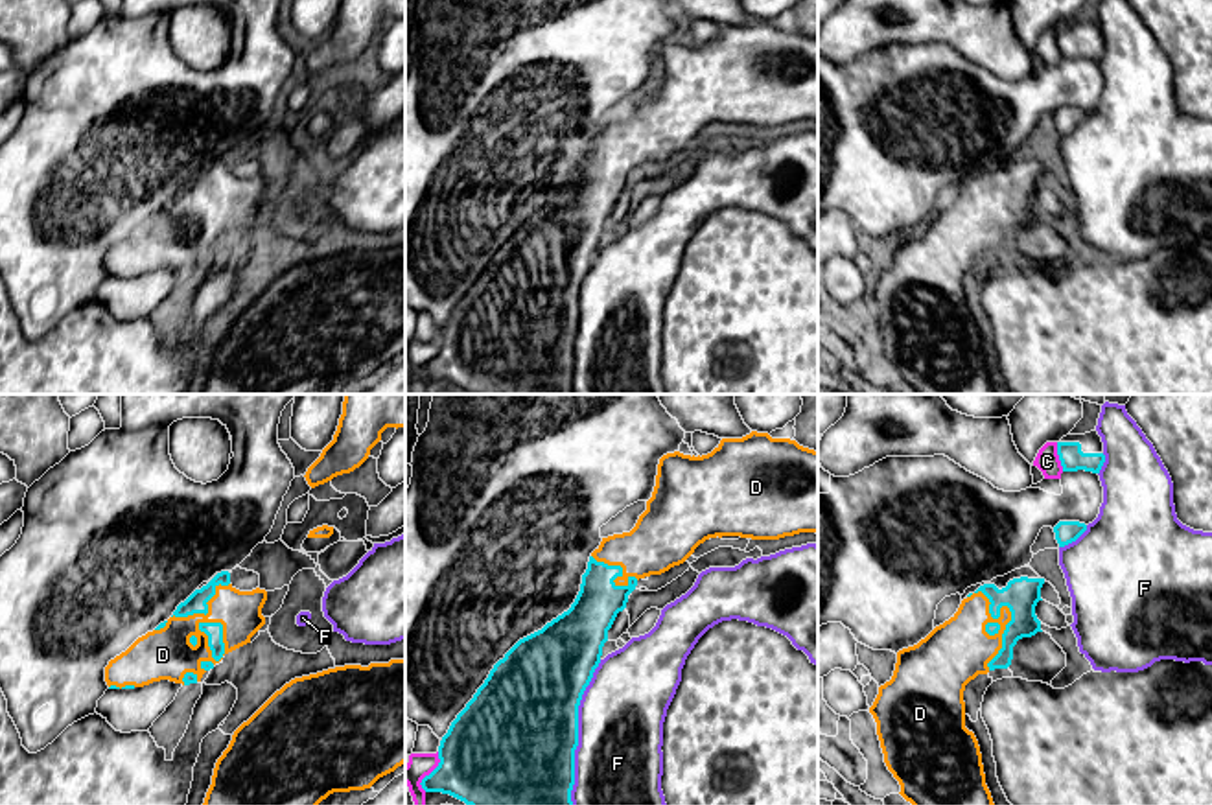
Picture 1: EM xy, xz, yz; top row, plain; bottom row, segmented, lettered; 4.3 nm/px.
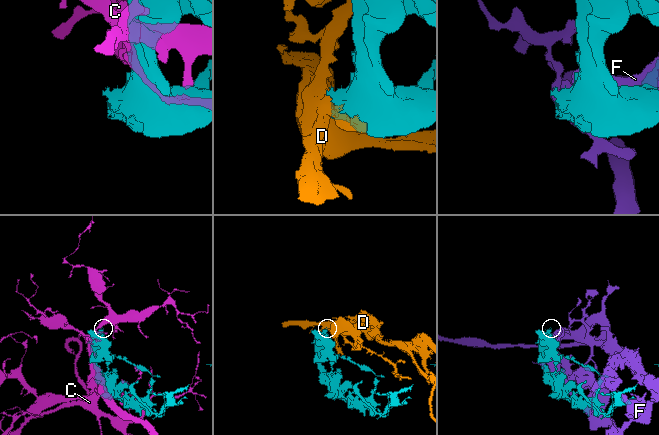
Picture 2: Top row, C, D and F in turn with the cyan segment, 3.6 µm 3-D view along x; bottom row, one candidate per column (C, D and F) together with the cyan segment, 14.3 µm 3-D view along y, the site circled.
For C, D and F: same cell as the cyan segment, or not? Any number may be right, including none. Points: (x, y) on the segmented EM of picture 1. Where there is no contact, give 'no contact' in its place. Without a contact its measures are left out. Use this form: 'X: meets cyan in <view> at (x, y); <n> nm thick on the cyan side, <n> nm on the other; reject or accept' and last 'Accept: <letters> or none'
C: meets cyan in yz at (1060, 457); 110 nm thick on the cyan side, 100 nm on the other; reject
D: meets cyan in yz at (999, 629); 160 nm thick on the cyan side, 280 nm on the other; accept
F: meets cyan in xz at (577, 732); 500 nm thick on the cyan side, 380 nm on the other; reject
Accept: D

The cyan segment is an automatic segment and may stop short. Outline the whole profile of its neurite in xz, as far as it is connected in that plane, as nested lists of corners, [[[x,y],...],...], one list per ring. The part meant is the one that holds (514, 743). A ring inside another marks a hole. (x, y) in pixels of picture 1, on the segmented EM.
[[[752,431],[742,438],[722,438],[707,455],[667,453],[659,459],[656,486],[630,532],[602,538],[582,575],[580,591],[567,612],[542,630],[519,639],[490,671],[473,698],[451,722],[438,746],[438,766],[422,779],[425,792],[449,794],[466,805],[573,805],[575,750],[578,746],[578,706],[608,641],[619,612],[637,580],[683,564],[709,538],[740,536],[779,540],[799,532],[818,534],[818,451],[790,438]]]

